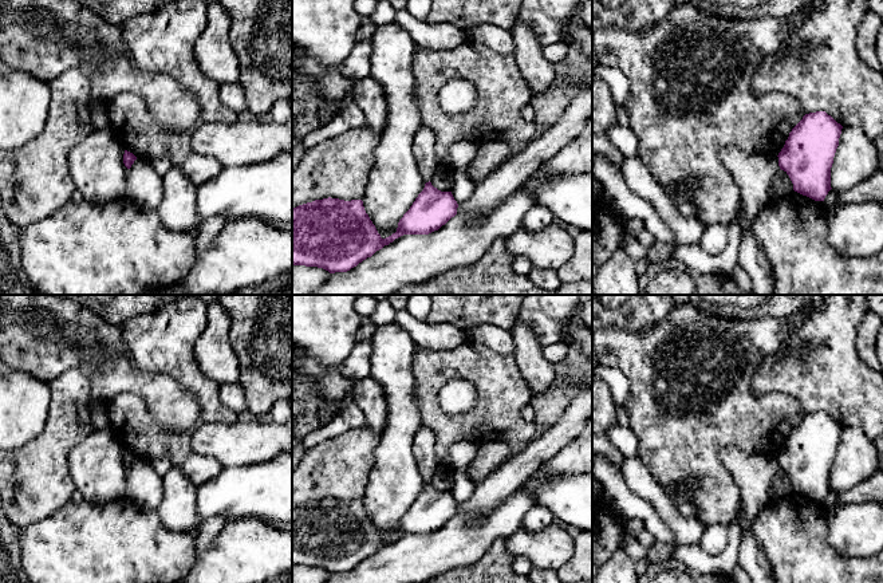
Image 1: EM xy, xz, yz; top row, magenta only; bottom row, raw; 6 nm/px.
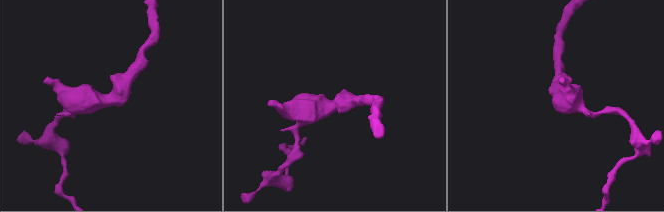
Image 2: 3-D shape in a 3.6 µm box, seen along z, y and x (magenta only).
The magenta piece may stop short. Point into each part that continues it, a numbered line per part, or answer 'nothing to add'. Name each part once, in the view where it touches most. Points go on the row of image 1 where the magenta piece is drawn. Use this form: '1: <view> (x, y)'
nothing to add

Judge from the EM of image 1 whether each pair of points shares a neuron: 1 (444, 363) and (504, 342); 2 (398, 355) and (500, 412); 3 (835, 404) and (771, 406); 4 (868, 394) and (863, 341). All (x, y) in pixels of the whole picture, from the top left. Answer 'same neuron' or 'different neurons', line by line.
1: different neurons
2: different neurons
3: different neurons
4: different neurons

